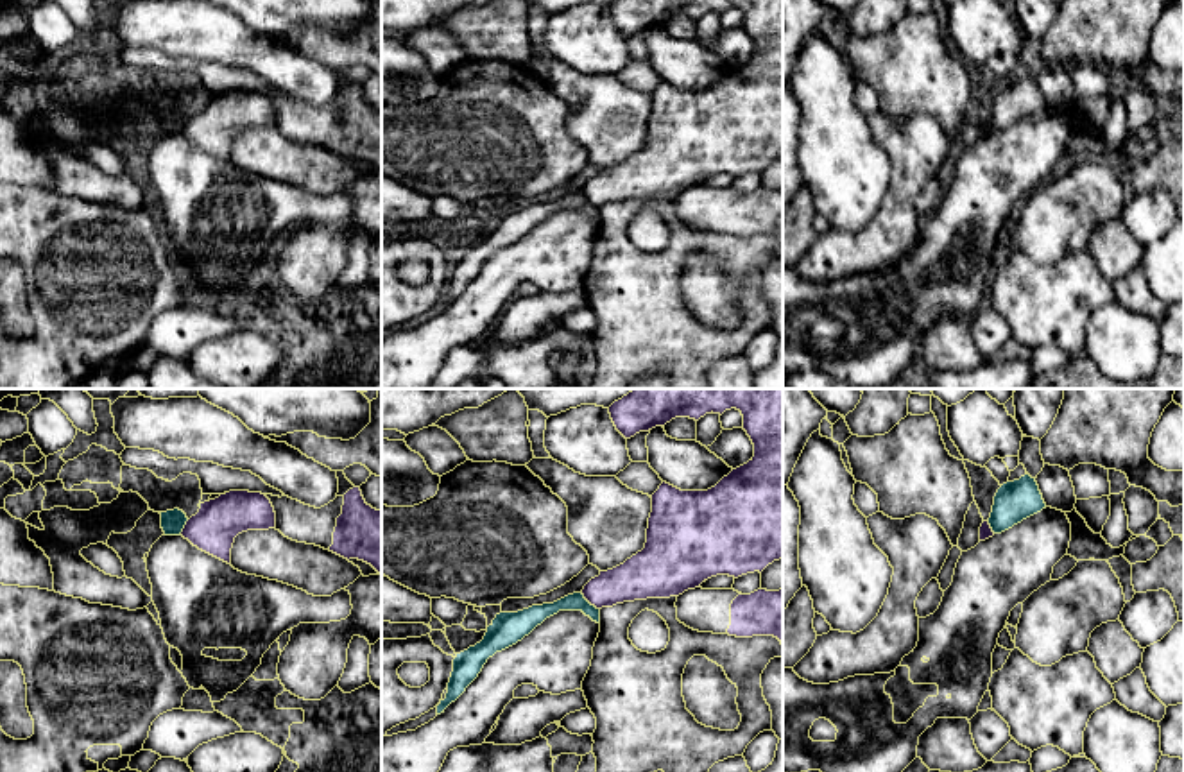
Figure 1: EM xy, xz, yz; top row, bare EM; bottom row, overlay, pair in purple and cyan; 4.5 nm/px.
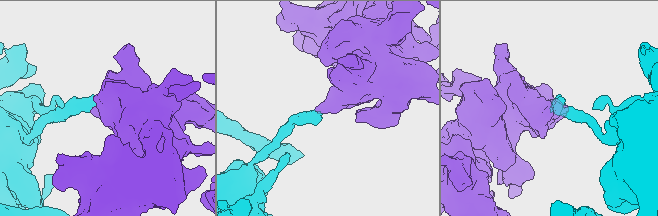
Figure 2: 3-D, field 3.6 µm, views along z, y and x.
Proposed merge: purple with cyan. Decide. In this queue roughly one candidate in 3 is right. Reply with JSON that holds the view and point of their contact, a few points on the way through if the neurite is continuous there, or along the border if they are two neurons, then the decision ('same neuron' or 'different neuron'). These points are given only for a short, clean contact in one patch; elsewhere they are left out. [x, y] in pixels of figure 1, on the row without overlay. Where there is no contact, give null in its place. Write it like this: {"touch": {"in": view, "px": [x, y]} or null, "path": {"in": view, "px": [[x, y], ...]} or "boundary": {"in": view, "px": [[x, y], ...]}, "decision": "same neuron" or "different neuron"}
{"touch": {"in": "xz", "px": [590, 201]}, "boundary": {"in": "xz", "px": [[581, 192], [599, 208]]}, "decision": "different neuron"}

